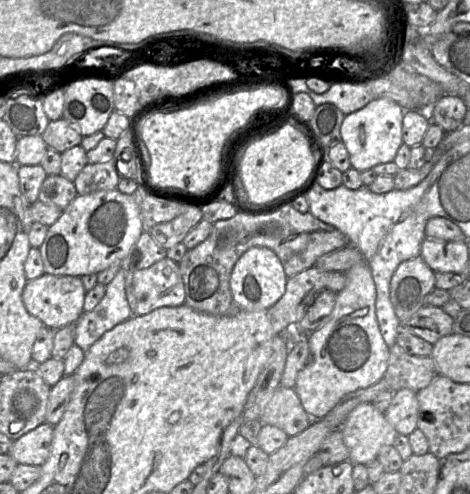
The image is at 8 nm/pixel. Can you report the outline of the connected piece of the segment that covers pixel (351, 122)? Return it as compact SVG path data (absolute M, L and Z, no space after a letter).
M375 98L363 108L347 114L341 125L341 139L351 166L359 172L392 162L403 143L402 122L405 110L389 98Z

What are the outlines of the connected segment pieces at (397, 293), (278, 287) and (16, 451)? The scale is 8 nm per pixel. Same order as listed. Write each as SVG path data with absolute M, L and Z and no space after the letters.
M421 256L400 263L390 281L390 299L398 320L408 320L422 308L425 296L435 287L435 272Z
M261 246L248 249L236 262L230 277L235 302L245 311L268 310L284 295L288 277L276 253Z
M42 423L35 429L14 440L8 454L23 465L42 466L48 459L54 426Z

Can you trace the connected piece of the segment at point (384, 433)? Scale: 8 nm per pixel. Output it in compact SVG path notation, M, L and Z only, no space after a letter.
M372 403L359 404L341 427L349 461L367 465L377 458L381 449L394 444L398 433Z

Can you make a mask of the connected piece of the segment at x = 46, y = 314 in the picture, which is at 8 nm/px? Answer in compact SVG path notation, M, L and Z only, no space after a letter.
M44 273L40 277L27 281L22 292L22 301L31 315L55 331L67 325L75 324L80 319L84 313L85 295L86 291L81 277Z

